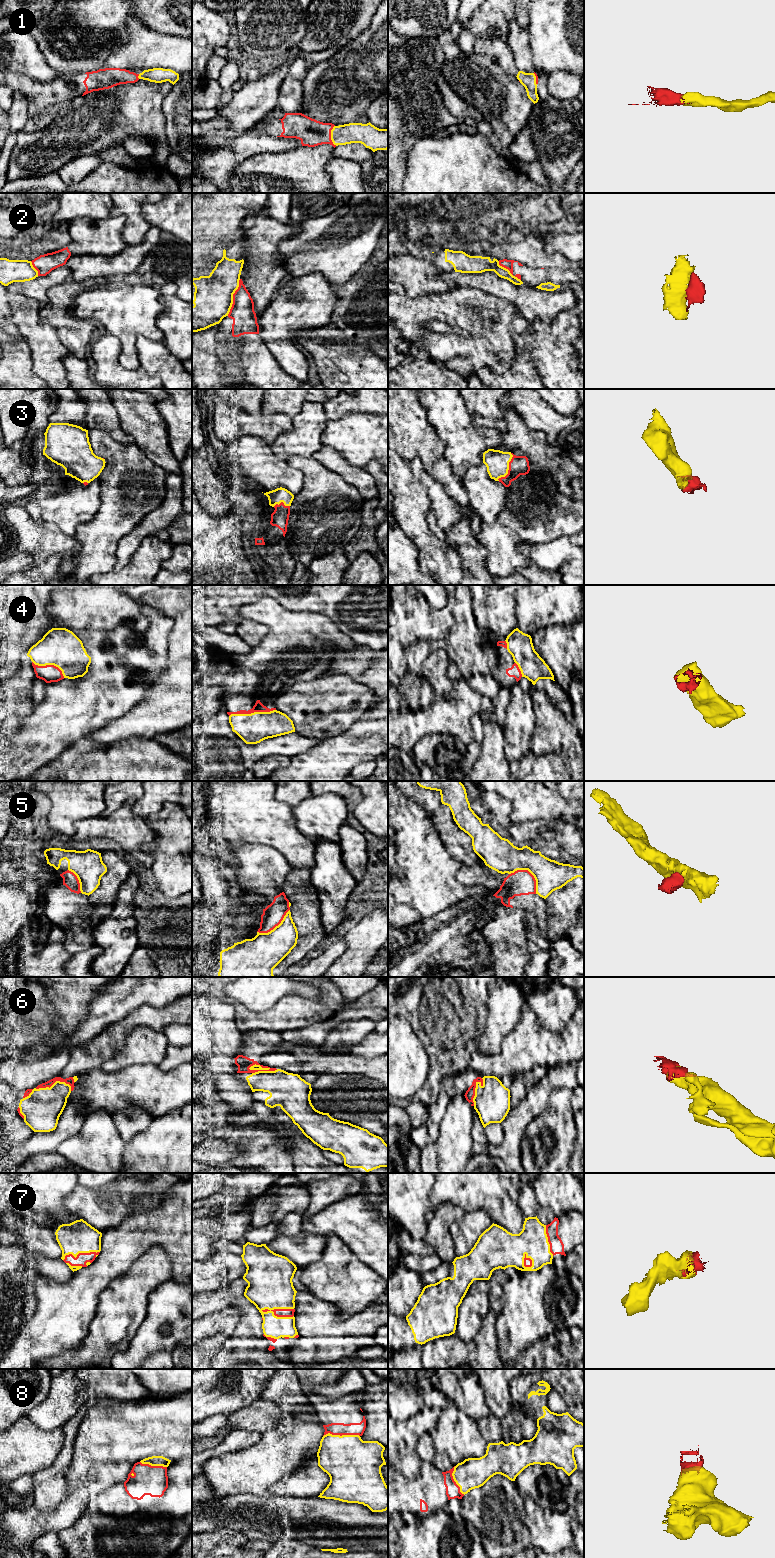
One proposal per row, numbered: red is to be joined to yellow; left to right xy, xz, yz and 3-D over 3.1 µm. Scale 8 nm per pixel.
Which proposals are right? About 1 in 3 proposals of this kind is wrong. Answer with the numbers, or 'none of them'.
1, 3, 4, 6, 7, 8

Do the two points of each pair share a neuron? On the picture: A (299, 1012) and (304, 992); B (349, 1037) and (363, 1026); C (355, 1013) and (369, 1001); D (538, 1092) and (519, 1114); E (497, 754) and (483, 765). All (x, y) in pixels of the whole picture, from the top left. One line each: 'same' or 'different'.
A: different
B: same
C: different
D: same
E: same

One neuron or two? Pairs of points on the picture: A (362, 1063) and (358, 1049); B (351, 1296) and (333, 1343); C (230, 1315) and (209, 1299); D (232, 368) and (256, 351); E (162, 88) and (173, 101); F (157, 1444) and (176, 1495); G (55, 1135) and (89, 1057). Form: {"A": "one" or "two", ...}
{"A": "two", "B": "two", "C": "two", "D": "two", "E": "two", "F": "two", "G": "one"}

